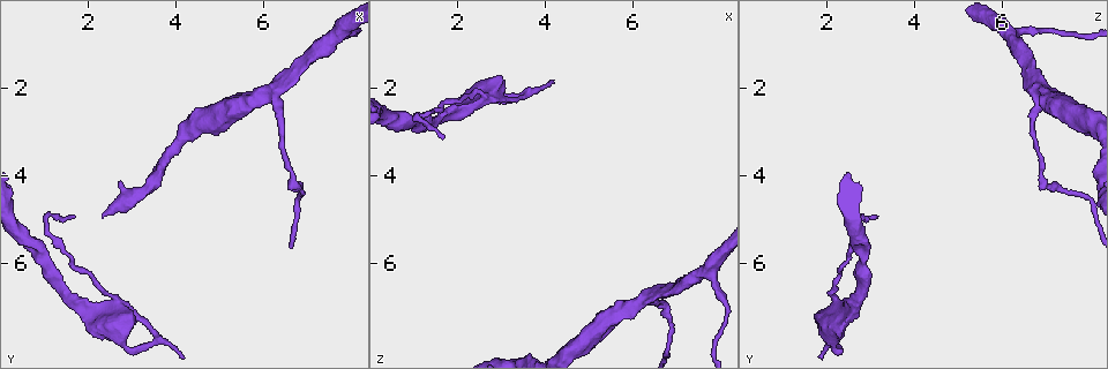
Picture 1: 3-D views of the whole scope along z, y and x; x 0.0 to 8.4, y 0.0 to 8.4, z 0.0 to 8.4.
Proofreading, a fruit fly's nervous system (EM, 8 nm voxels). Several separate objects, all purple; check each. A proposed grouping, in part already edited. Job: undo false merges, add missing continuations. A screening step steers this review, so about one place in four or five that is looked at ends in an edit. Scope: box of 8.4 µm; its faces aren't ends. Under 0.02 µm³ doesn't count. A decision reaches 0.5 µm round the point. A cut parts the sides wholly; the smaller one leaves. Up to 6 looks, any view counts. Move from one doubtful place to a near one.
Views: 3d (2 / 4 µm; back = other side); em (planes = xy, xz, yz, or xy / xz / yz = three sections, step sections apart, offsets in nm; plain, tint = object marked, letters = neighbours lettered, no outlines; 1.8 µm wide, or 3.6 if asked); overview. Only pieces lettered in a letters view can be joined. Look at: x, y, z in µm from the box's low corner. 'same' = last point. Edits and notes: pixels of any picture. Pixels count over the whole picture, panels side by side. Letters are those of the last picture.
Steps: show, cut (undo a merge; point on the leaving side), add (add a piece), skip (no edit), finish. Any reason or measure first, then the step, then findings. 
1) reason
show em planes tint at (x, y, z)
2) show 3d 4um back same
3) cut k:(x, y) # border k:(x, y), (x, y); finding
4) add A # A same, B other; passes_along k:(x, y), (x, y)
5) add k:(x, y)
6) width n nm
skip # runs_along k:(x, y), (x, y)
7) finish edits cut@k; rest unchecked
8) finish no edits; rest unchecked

tapers out
show em 3.6um planes letters at (3.45, 7.55, 2.20)

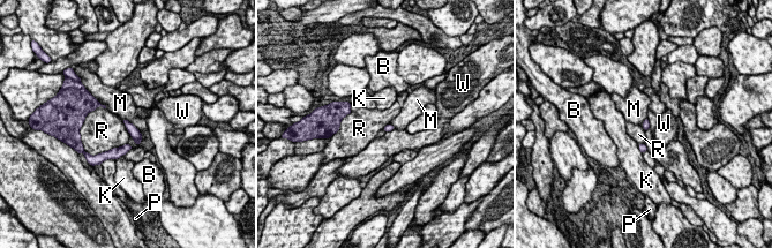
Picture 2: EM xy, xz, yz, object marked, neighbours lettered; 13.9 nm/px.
width 100 nm
skip # B other, K other, M other, P other, R other, W other; border 2:(126, 143), (97, 153); no lettered piece goes on from it

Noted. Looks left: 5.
tapers out
show 3d 2um at (1.65, 4.95, 3.20)

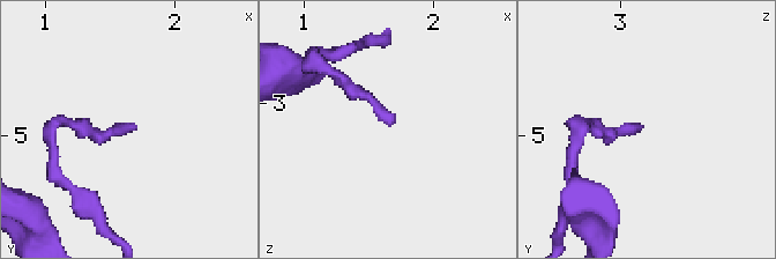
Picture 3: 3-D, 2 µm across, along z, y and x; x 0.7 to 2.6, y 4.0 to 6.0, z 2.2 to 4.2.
need the tissue
show em xy step 16 letters at (1.66, 4.92, 3.20)

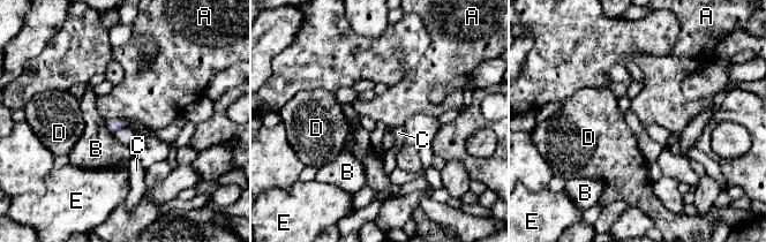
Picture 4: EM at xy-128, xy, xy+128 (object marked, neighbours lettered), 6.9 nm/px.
show em planes letters same

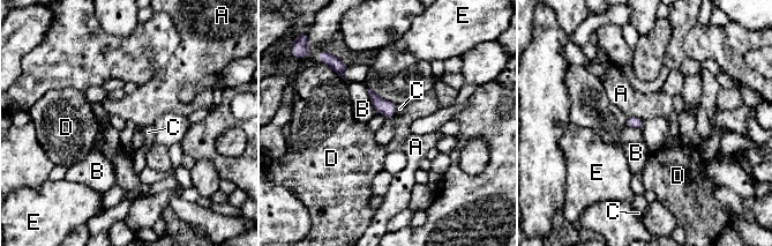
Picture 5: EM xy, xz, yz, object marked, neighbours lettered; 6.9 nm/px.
longest_contact B 180 nm
skip # A other, B other, C other, D other, E other; border 5:(627, 117), (637, 117), (643, 121); no lettered piece goes on from it

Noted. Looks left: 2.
finish no edits; rest unchecked

